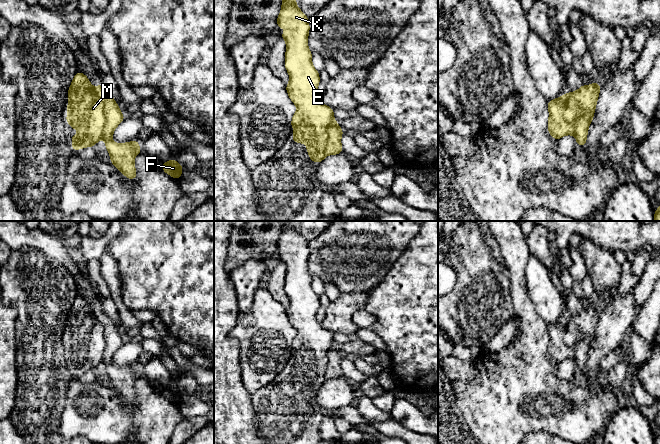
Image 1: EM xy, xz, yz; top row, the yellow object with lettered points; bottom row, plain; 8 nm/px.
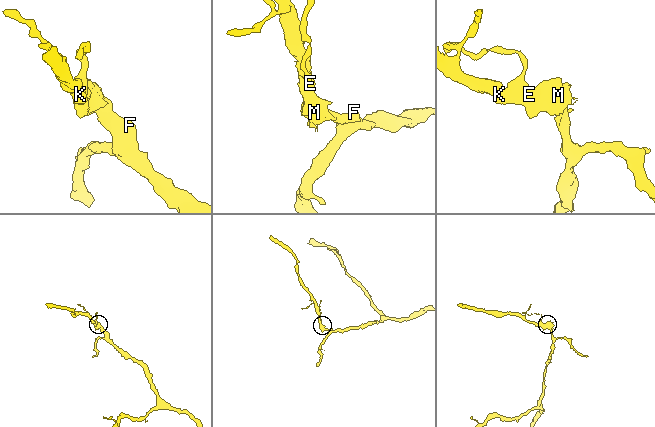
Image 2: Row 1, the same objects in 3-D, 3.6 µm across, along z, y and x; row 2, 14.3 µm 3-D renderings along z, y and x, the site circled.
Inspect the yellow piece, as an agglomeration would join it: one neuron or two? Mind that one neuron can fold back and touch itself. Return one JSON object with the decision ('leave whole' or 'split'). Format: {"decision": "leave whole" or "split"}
{"decision": "split"}

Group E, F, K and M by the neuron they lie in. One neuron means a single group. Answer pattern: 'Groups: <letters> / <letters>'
Groups: E K M / F

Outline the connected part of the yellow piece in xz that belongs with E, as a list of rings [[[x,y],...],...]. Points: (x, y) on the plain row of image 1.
[[[281,221],[282,232],[277,242],[277,250],[287,253],[287,257],[280,257],[286,265],[285,292],[290,305],[286,309],[289,322],[297,330],[297,335],[292,341],[291,350],[295,357],[291,362],[296,367],[305,367],[310,385],[318,386],[326,381],[325,372],[328,365],[327,353],[334,344],[333,332],[322,327],[316,320],[320,307],[319,296],[312,289],[312,277],[308,272],[308,258],[310,254],[308,240],[297,230],[295,221]]]

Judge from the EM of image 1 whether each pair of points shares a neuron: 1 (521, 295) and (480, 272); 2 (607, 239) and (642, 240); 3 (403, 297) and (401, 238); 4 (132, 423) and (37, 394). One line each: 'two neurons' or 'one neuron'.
1: two neurons
2: one neuron
3: two neurons
4: two neurons

